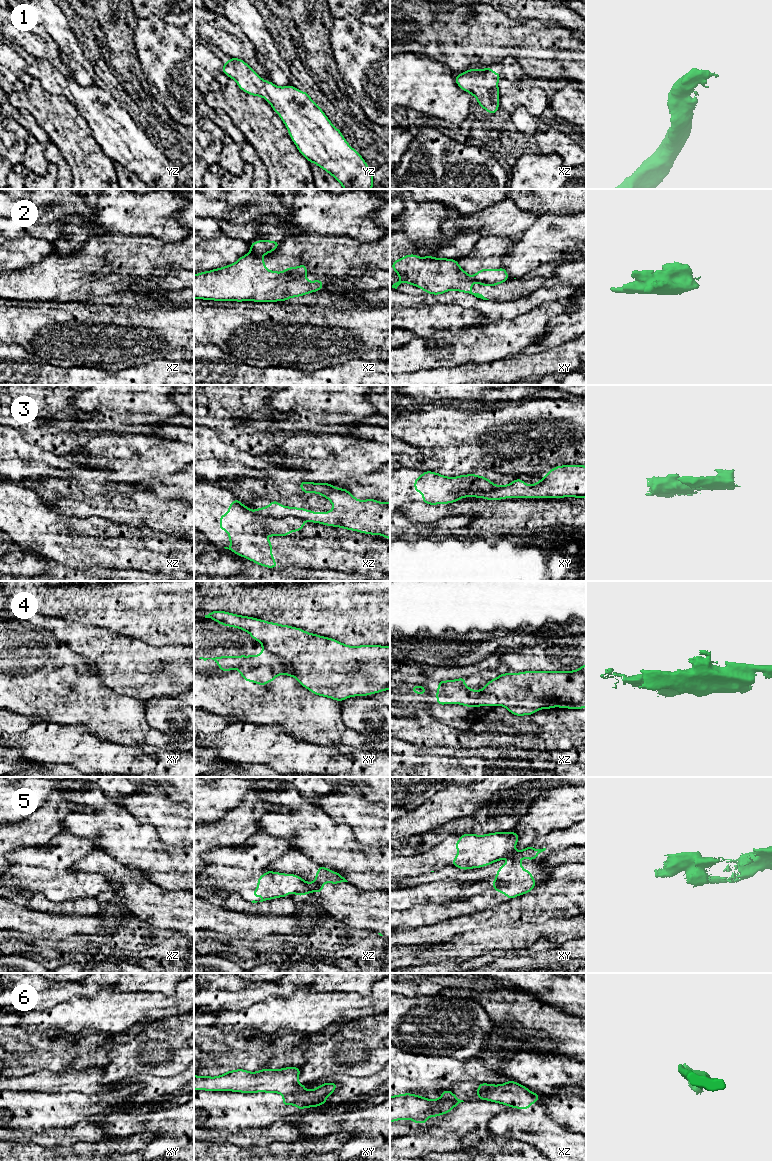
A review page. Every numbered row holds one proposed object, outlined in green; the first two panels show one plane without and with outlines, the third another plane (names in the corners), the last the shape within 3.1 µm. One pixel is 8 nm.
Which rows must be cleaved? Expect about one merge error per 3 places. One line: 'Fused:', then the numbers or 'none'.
Fused: 2, 3, 4, 5, 6

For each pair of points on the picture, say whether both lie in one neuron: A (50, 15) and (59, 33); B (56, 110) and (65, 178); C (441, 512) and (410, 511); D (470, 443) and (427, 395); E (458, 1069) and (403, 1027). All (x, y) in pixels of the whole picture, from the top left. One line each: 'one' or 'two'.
A: one
B: two
C: one
D: two
E: two

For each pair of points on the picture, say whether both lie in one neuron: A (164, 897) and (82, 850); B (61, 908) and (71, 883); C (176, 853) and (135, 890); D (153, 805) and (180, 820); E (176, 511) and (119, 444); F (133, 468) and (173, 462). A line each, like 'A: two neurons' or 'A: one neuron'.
A: two neurons
B: two neurons
C: two neurons
D: one neuron
E: two neurons
F: one neuron

